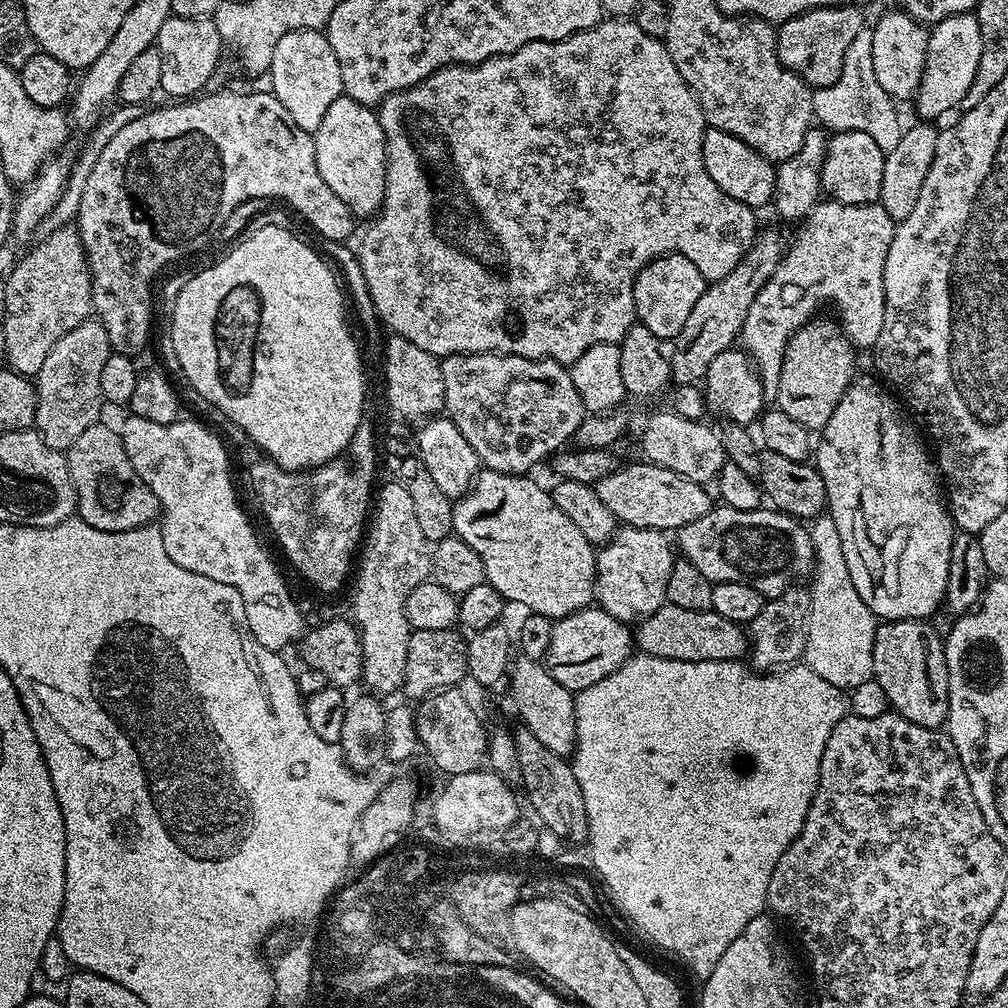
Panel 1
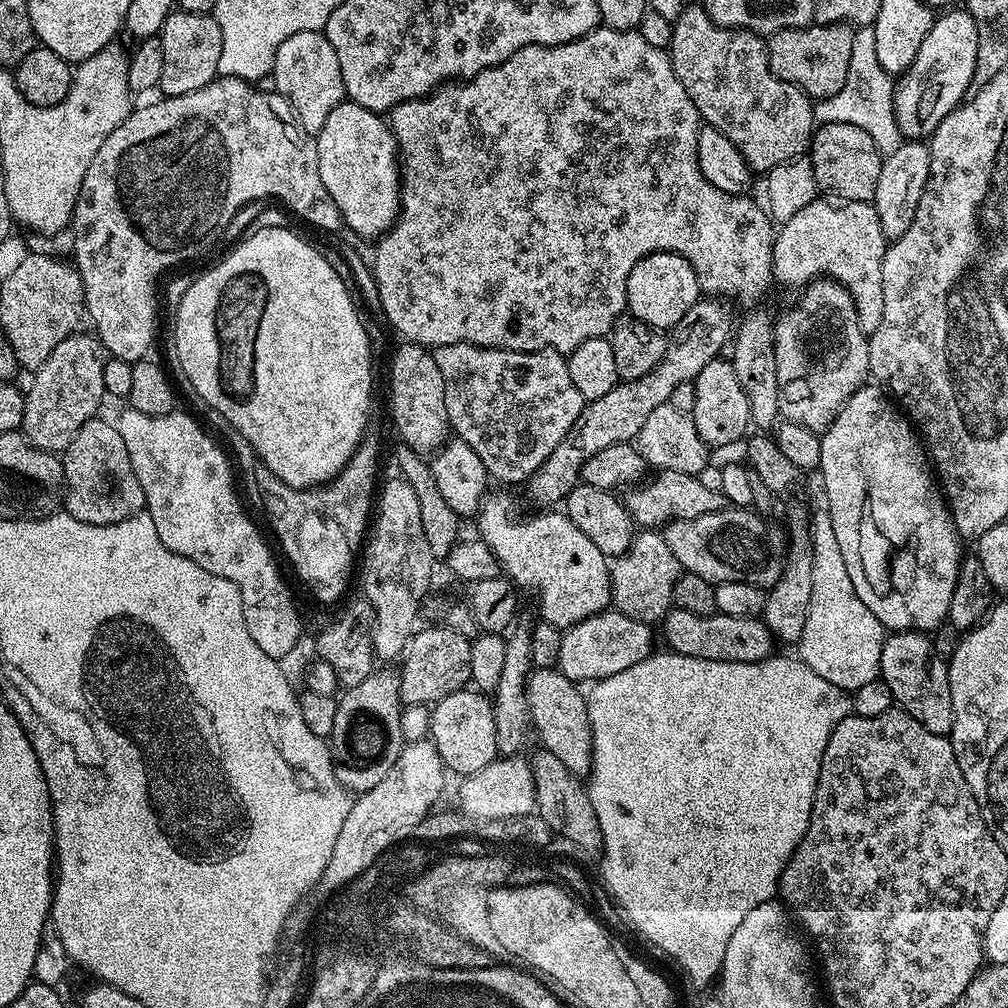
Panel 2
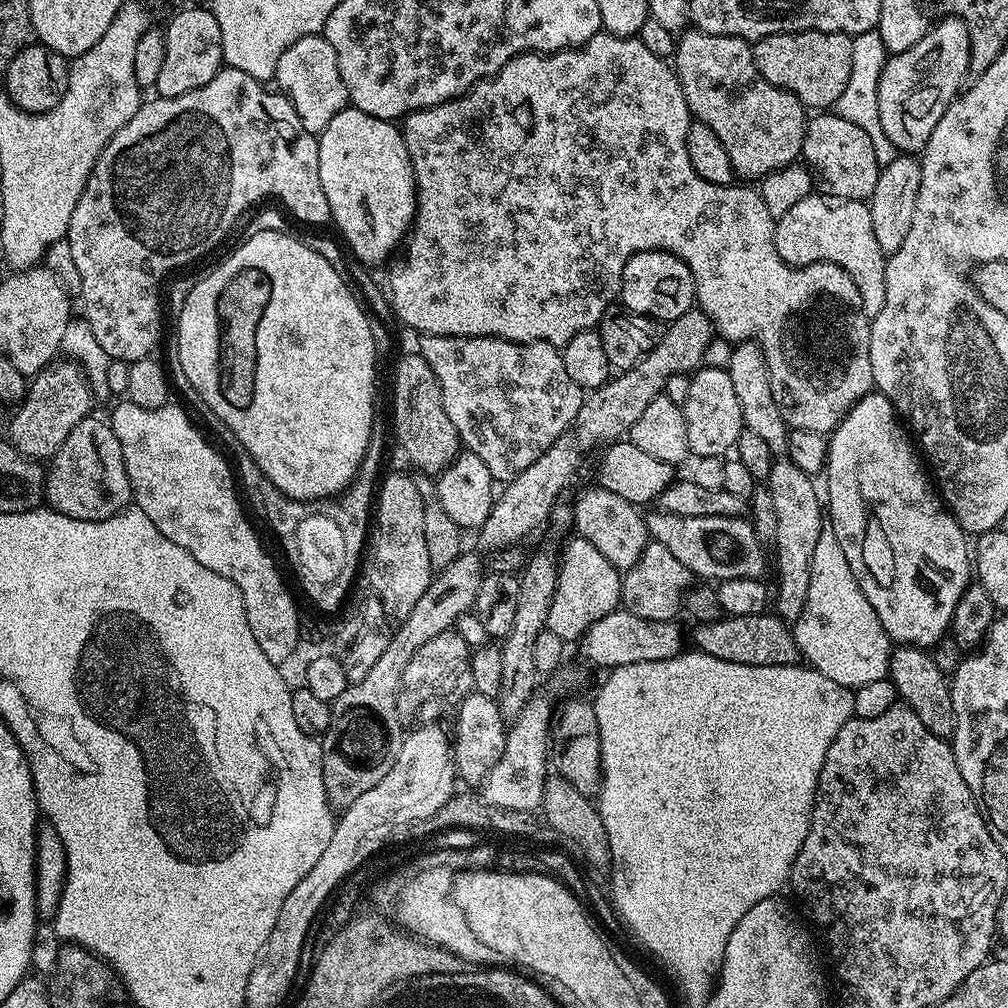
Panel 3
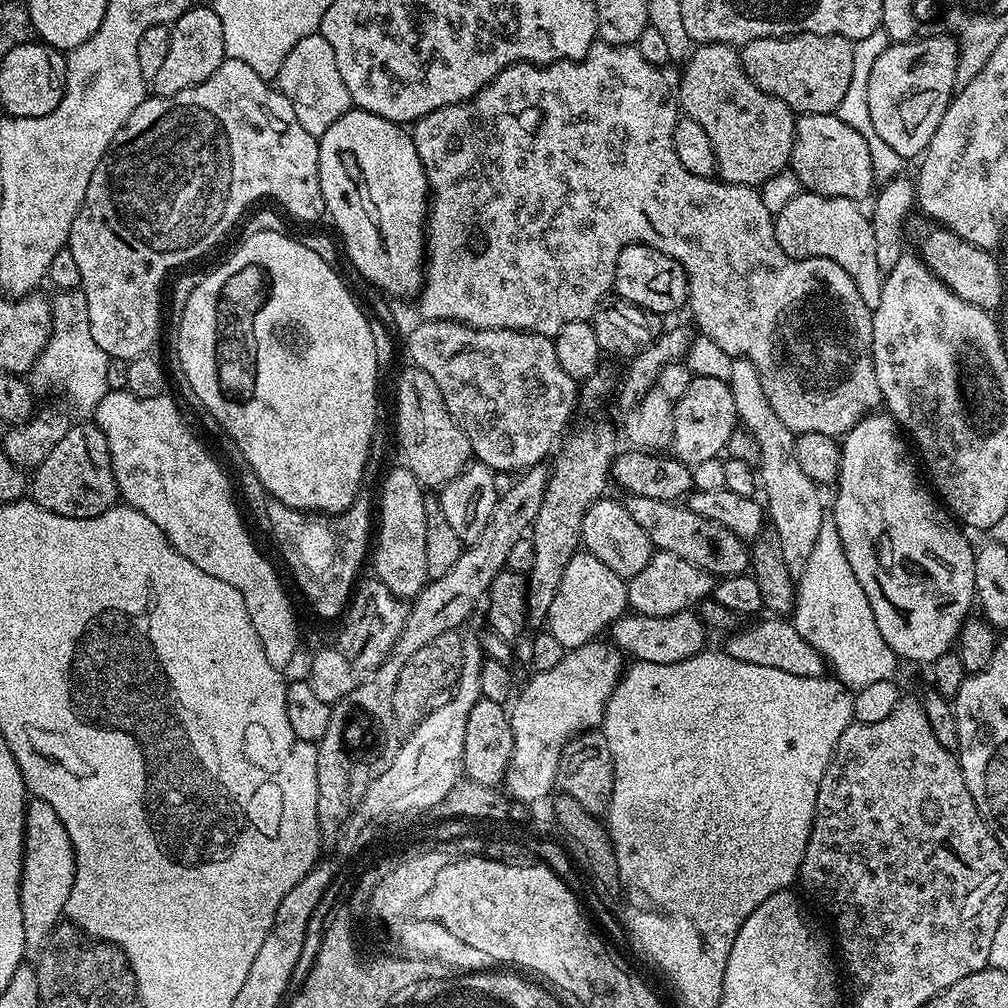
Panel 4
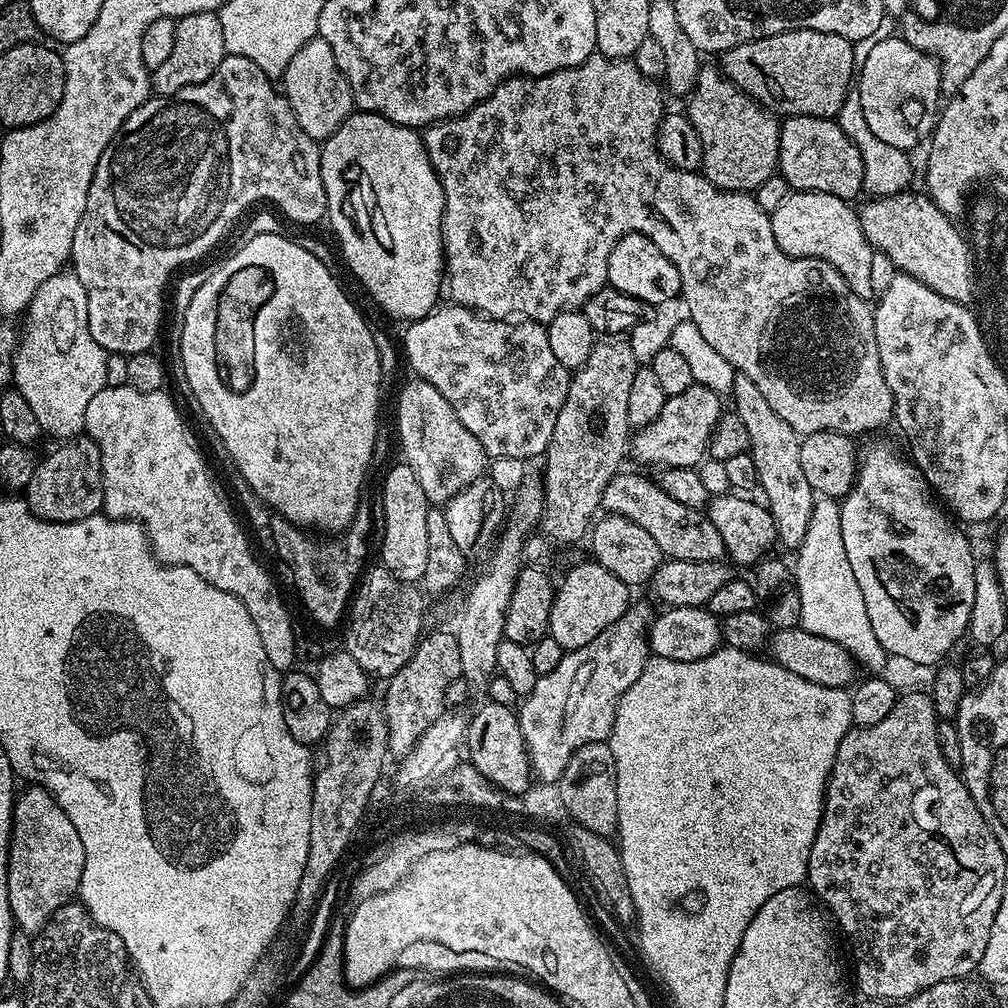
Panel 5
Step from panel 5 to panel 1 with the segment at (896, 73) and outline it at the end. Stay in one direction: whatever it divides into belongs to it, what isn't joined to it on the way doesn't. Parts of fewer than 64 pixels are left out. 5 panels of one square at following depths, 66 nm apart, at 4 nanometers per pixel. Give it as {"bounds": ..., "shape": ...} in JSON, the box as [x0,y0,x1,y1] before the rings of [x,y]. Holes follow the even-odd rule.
{"bounds":[914,12,982,122],"shape":[[[963,12],[936,23],[928,38],[920,89],[914,97],[920,115],[917,117],[932,122],[937,119],[935,116],[959,106],[962,98],[966,98],[966,90],[970,90],[970,82],[974,82],[974,74],[978,74],[978,58],[982,58],[982,30],[975,14]]]}

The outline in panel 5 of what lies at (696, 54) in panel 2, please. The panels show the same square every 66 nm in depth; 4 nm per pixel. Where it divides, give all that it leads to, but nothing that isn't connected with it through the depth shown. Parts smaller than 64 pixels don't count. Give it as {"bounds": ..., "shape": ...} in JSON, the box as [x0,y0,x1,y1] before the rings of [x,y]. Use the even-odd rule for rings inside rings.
{"bounds":[687,63,780,193],"shape":[[[705,63],[696,85],[687,97],[688,121],[702,138],[702,174],[716,188],[729,192],[755,193],[766,178],[777,175],[780,166],[780,126],[777,113],[771,112],[754,97],[747,96],[728,81],[719,67]]]}

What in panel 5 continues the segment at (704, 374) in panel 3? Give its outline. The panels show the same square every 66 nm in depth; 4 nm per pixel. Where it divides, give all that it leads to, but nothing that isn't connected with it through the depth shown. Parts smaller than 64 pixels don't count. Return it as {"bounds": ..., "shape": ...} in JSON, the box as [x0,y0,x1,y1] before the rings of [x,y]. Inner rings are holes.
{"bounds":[630,383,722,468],"shape":[[[692,383],[690,390],[665,399],[658,418],[645,428],[635,429],[630,440],[630,456],[644,464],[660,464],[664,468],[696,468],[705,459],[708,442],[720,421],[722,396],[706,386]]]}

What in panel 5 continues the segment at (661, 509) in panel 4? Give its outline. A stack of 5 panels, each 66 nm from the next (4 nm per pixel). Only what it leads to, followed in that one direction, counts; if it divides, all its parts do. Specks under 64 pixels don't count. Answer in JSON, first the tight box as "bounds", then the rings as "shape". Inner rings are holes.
{"bounds":[602,470,725,562],"shape":[[[627,470],[621,471],[606,486],[602,508],[605,513],[625,516],[642,526],[642,530],[646,530],[646,534],[658,542],[665,557],[694,562],[725,559],[722,534],[714,530],[707,515],[690,506],[682,506],[682,502],[674,502],[674,498],[670,498],[670,494],[666,494],[666,490],[662,490],[653,479],[650,481]]]}

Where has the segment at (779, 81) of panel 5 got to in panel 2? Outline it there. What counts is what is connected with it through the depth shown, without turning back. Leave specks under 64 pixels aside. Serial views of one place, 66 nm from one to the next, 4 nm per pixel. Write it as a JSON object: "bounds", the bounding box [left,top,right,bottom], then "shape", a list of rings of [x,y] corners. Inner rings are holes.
{"bounds":[767,24,855,102],"shape":[[[809,24],[806,28],[783,28],[767,37],[768,65],[778,78],[798,86],[813,101],[823,102],[842,89],[850,67],[850,50],[853,49],[855,31],[847,24]]]}

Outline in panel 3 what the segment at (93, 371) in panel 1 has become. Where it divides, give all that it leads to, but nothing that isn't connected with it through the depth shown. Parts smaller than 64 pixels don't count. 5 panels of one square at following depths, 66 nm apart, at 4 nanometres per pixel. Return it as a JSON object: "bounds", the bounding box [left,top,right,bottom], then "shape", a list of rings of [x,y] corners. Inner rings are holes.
{"bounds":[7,362,94,462],"shape":[[[63,362],[41,367],[31,377],[28,395],[15,409],[16,417],[8,424],[7,439],[14,447],[33,462],[44,462],[66,442],[70,430],[93,411],[94,389],[88,383],[88,374],[76,362]]]}

